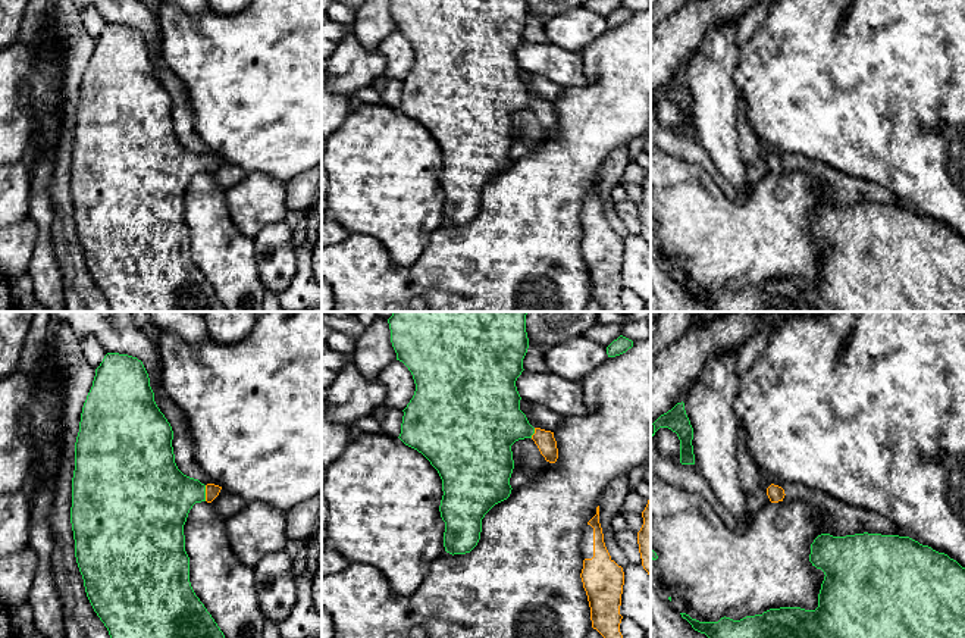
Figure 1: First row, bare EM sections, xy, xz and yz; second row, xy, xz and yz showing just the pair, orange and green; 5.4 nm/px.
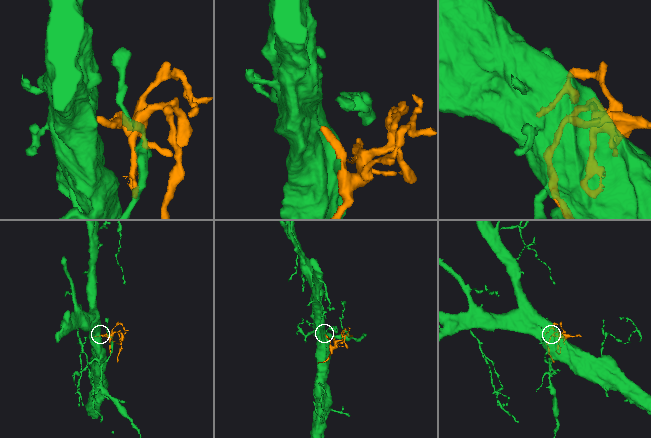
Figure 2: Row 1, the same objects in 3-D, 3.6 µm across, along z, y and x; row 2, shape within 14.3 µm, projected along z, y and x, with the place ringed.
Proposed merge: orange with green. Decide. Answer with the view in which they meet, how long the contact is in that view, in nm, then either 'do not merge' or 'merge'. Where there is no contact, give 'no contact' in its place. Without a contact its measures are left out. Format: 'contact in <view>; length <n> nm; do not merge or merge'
contact in xy; length 90 nm; merge

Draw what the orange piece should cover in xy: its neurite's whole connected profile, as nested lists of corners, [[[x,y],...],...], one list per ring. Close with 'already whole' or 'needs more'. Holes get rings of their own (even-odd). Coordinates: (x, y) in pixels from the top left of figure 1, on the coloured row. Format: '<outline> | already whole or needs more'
[[[107,353],[95,369],[93,387],[82,407],[79,432],[75,442],[75,470],[72,478],[71,523],[75,540],[75,557],[84,579],[87,597],[109,631],[110,638],[225,638],[223,632],[195,595],[189,582],[189,557],[185,551],[184,525],[195,503],[212,503],[222,487],[201,484],[198,479],[184,475],[176,463],[172,447],[173,431],[154,401],[148,373],[141,360],[128,354]]] | needs more

